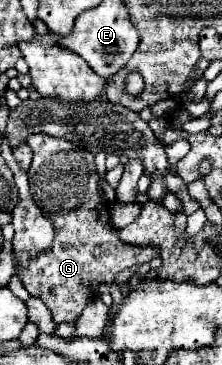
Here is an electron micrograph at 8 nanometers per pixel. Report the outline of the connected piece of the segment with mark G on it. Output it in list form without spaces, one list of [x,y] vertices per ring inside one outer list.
[[[32,133],[26,143],[34,151],[28,171],[30,191],[34,193],[34,203],[54,227],[54,243],[48,251],[32,257],[30,265],[16,271],[16,275],[32,297],[44,301],[54,323],[74,323],[84,305],[98,295],[100,283],[112,283],[120,271],[152,261],[160,255],[160,249],[120,241],[118,229],[112,227],[108,205],[100,201],[100,177],[90,151],[46,133]]]

